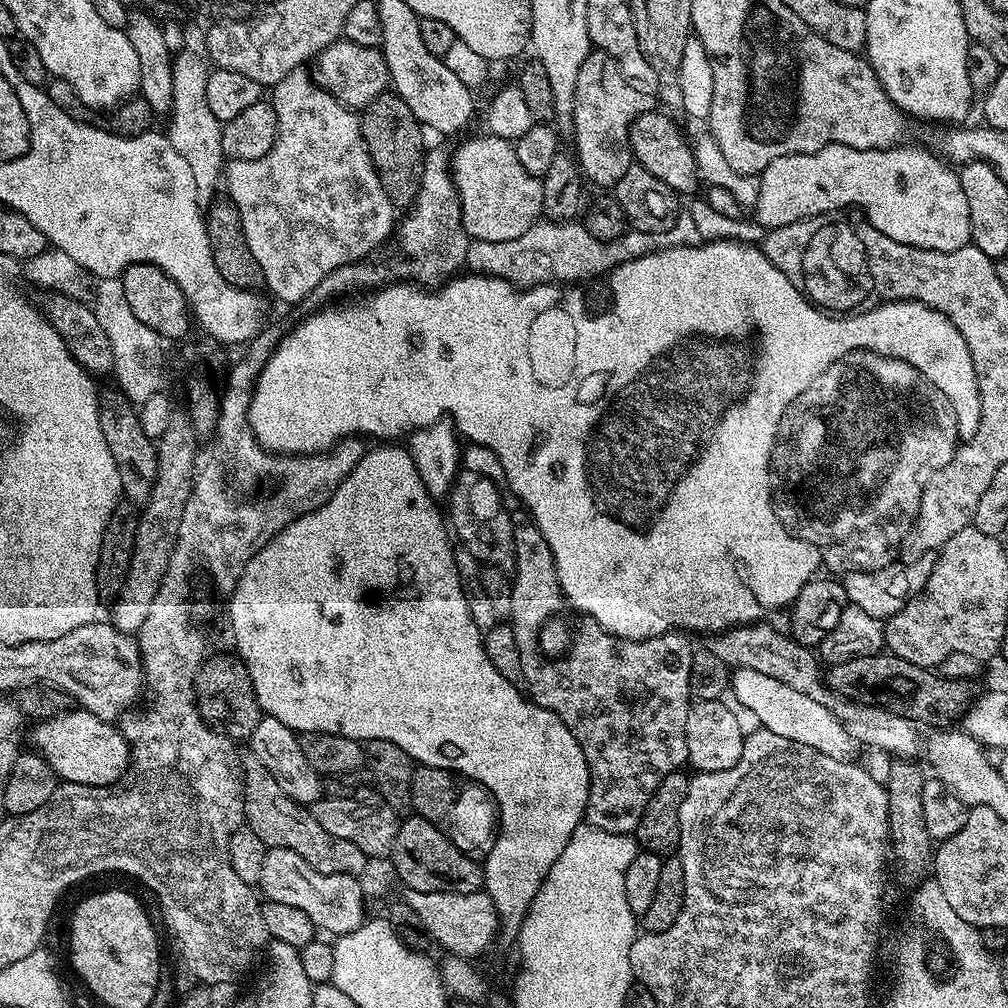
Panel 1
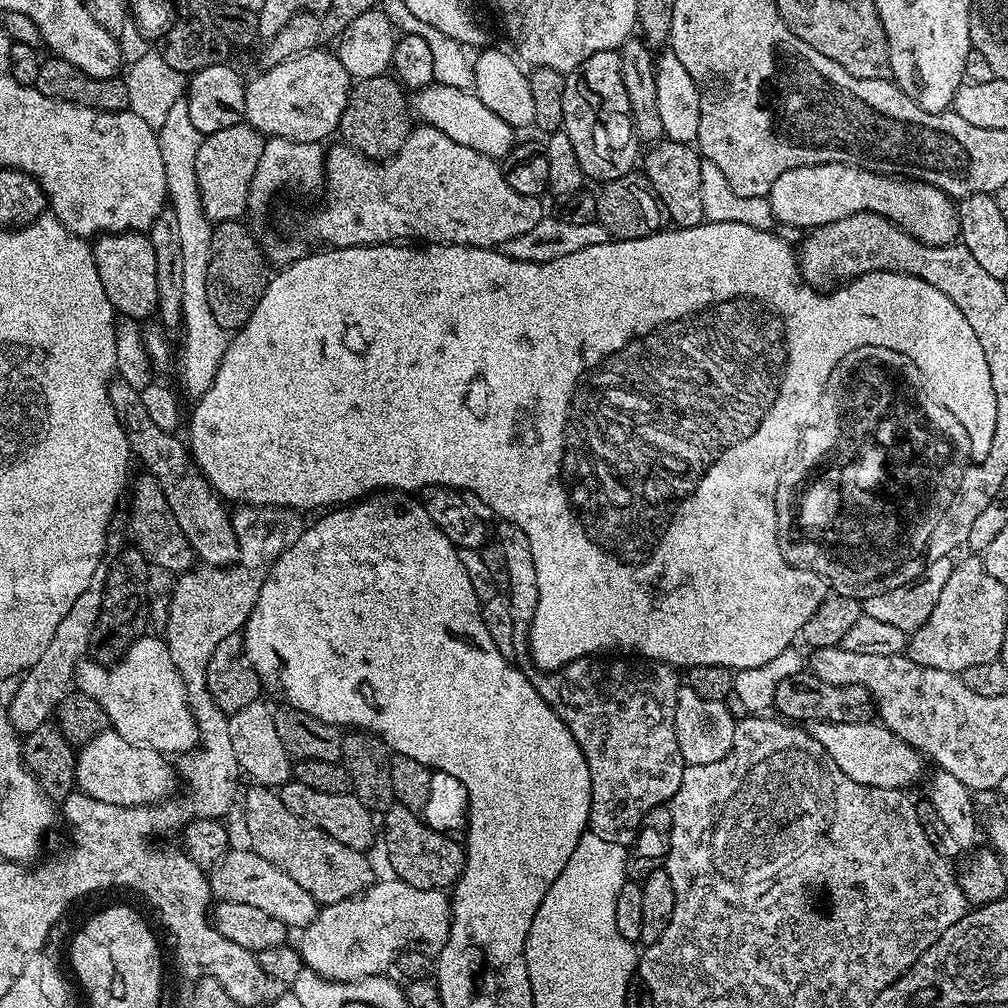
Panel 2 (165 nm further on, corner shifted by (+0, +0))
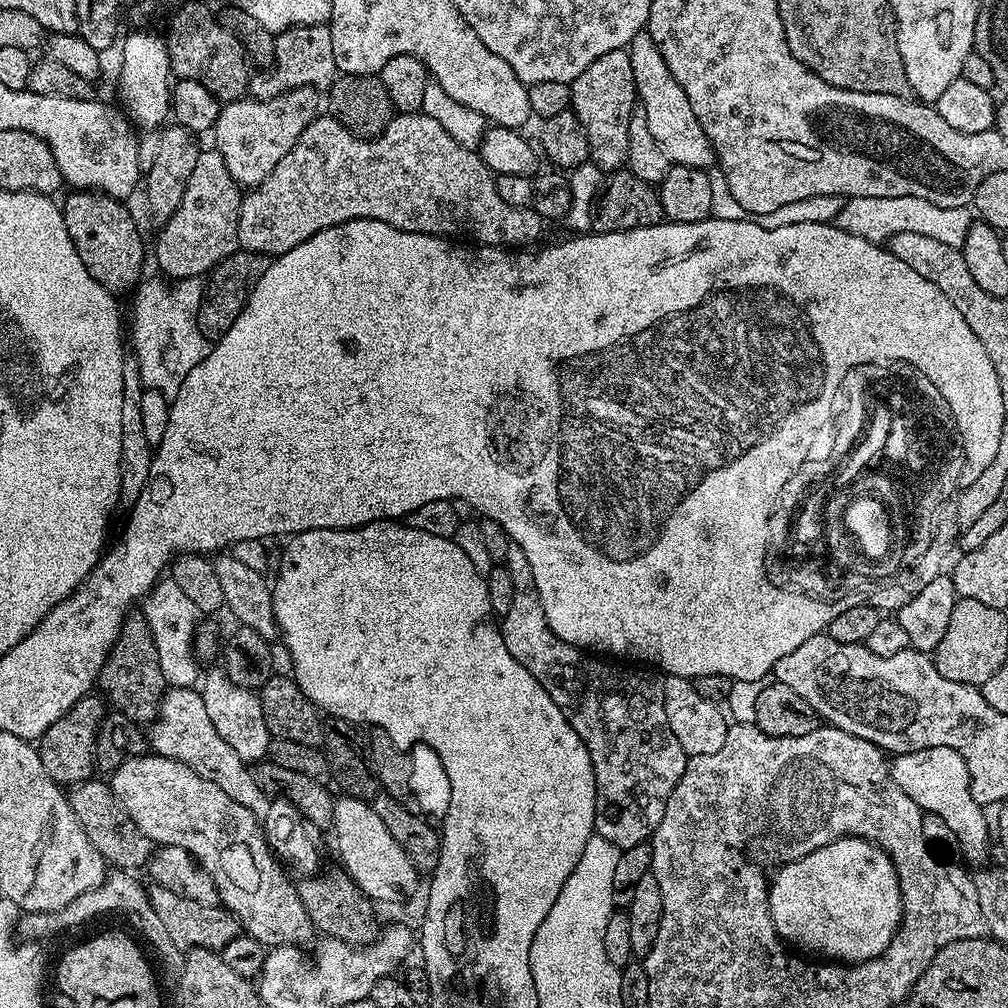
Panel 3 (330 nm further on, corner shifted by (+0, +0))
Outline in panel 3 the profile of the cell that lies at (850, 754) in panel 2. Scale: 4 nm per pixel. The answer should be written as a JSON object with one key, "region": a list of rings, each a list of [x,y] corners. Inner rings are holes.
{"region":[[[934,746],[917,752],[901,752],[891,761],[890,771],[897,786],[907,796],[914,798],[921,810],[938,814],[938,818],[946,818],[950,830],[958,834],[963,859],[987,858],[990,820],[984,817],[985,809],[982,805],[974,802],[974,794],[970,794],[970,774],[958,750],[950,746]]]}

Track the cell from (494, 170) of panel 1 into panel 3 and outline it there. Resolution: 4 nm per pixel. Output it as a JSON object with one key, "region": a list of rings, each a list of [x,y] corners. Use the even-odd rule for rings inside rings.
{"region":[[[422,111],[393,115],[392,121],[386,126],[386,130],[382,135],[371,138],[355,136],[350,130],[343,128],[337,120],[333,120],[331,115],[317,115],[316,119],[310,122],[310,126],[306,126],[306,130],[302,130],[298,142],[294,142],[290,154],[286,154],[286,158],[282,158],[282,162],[278,162],[278,166],[274,166],[274,170],[270,170],[267,178],[260,184],[255,185],[249,192],[252,193],[249,196],[247,193],[240,202],[240,217],[238,218],[240,248],[245,252],[261,252],[269,258],[275,258],[282,255],[283,252],[294,250],[294,246],[314,238],[314,234],[318,234],[330,226],[338,226],[342,222],[350,222],[351,220],[377,220],[394,226],[400,232],[421,232],[427,236],[442,236],[445,238],[469,236],[472,239],[469,241],[480,246],[532,246],[535,245],[532,243],[539,238],[540,231],[546,228],[545,221],[541,220],[535,207],[515,208],[509,206],[507,202],[502,202],[501,196],[498,195],[496,176],[484,164],[479,151],[460,145],[434,118],[424,115]]]}

